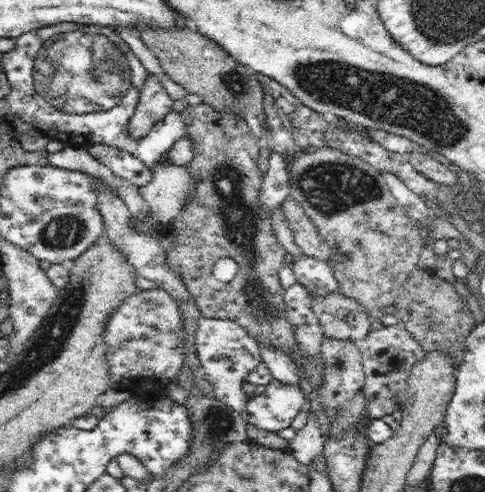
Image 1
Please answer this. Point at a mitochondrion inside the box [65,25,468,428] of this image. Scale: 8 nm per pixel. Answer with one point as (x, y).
(228, 181)

